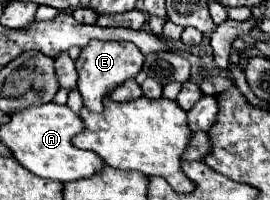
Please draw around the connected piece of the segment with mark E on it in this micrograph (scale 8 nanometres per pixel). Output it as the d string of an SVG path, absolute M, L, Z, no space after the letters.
M92 40L76 60L78 70L78 92L82 94L84 108L90 112L102 112L104 110L104 98L122 82L128 78L134 78L144 64L144 54L132 44L132 42L100 42Z

